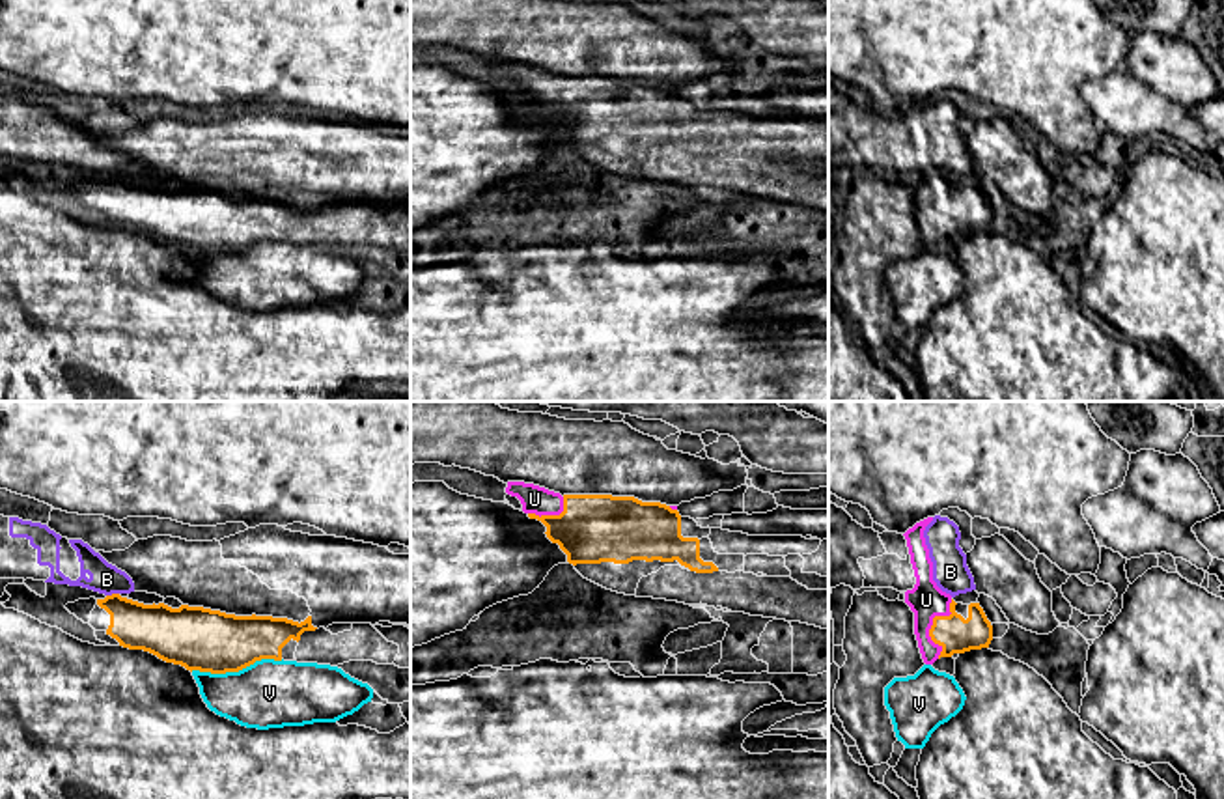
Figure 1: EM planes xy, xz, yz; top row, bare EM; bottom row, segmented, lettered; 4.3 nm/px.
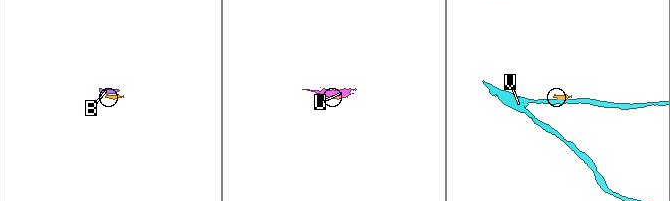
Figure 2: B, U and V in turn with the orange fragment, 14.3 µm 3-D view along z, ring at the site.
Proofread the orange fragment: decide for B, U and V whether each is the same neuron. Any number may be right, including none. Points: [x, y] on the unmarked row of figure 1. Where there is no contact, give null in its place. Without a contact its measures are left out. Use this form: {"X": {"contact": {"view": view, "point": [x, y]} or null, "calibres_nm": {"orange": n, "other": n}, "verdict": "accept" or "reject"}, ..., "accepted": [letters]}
{"B": {"contact": {"view": "xy", "point": [112, 176]}, "calibres_nm": {"orange": 200, "other": 130}, "verdict": "reject"}, "U": {"contact": {"view": "yz", "point": [933, 206]}, "calibres_nm": {"orange": 160, "other": 160}, "verdict": "reject"}, "V": {"contact": {"view": "xy", "point": [236, 252]}, "calibres_nm": {"orange": 280, "other": 300}, "verdict": "reject"}, "accepted": []}

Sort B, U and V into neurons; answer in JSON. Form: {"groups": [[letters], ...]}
{"groups": [["B", "U"], ["V"]]}

